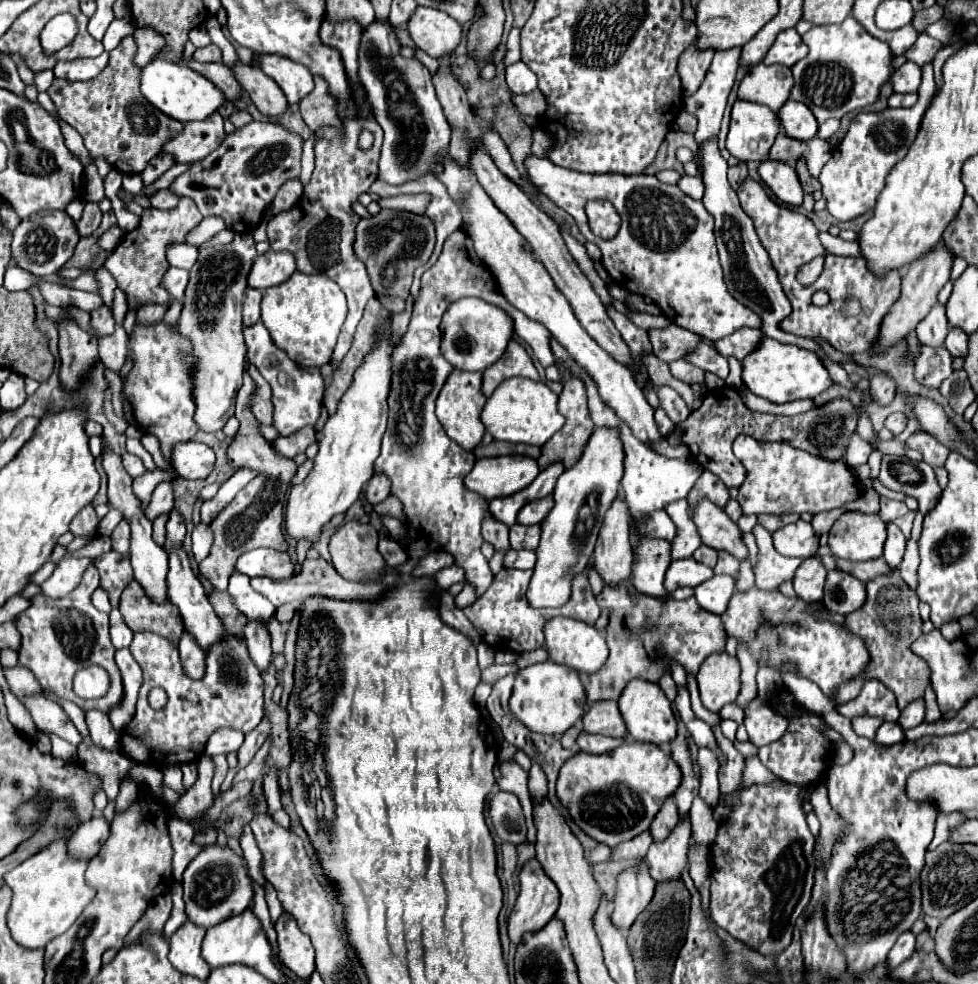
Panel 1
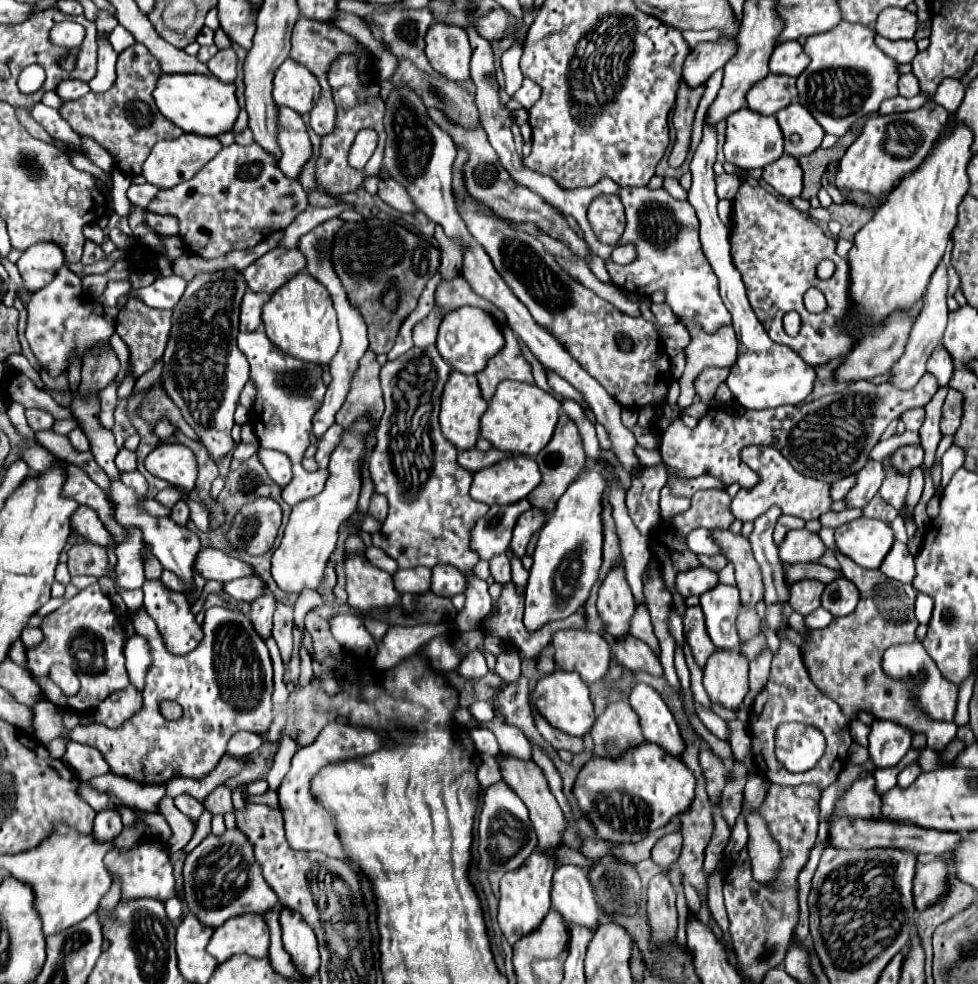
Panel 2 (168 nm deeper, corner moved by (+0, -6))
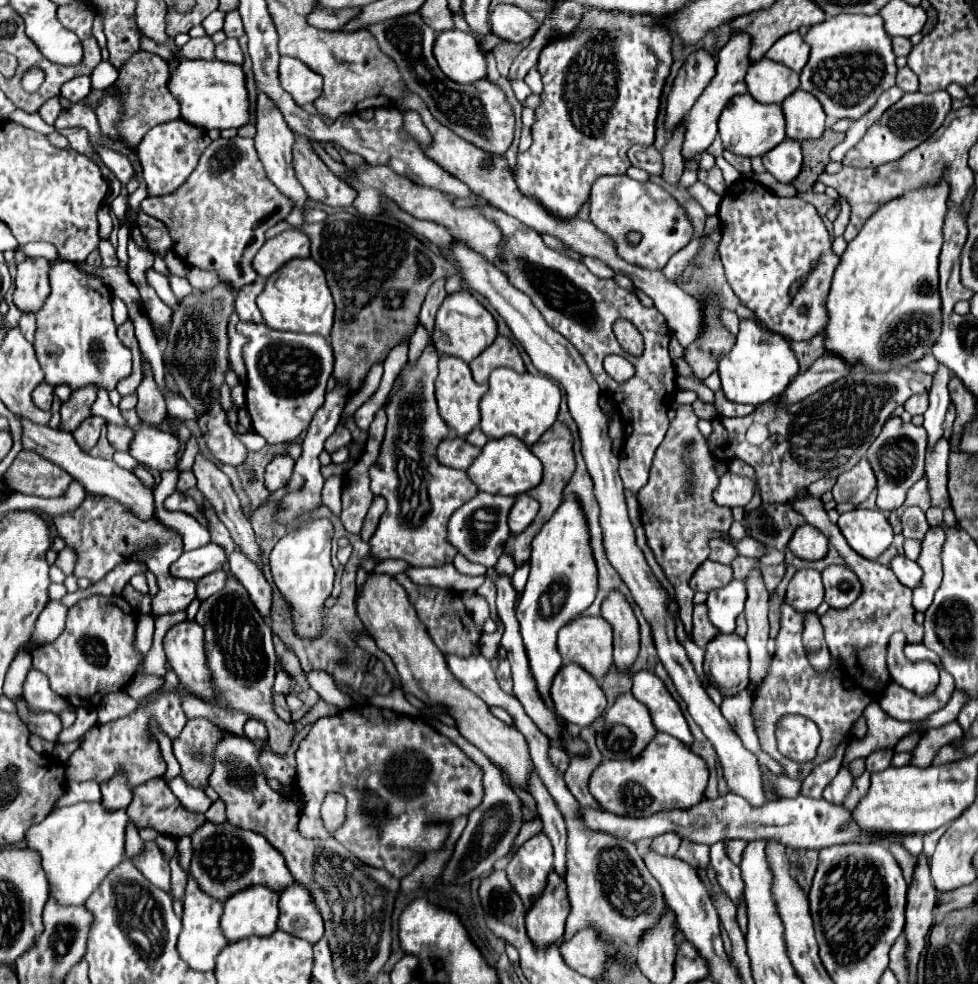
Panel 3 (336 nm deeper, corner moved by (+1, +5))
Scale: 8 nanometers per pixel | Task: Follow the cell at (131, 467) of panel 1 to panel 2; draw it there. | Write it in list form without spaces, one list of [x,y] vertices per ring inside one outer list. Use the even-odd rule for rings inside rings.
[[[121,448],[121,450],[117,452],[115,464],[117,464],[117,468],[119,468],[121,472],[125,472],[125,470],[135,470],[135,468],[137,468],[137,456],[135,456],[135,452],[131,452],[131,450],[127,450],[127,448]]]

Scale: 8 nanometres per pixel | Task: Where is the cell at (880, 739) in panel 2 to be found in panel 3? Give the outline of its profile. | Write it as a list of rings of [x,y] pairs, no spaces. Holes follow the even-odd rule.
[[[876,749],[868,755],[866,759],[866,771],[874,773],[874,771],[884,771],[890,767],[894,757],[894,749]]]

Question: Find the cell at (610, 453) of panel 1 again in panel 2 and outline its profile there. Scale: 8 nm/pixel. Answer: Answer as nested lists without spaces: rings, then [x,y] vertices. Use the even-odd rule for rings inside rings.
[[[593,462],[587,466],[579,480],[559,498],[555,512],[541,528],[539,542],[533,554],[533,568],[525,592],[525,628],[529,632],[541,630],[553,620],[563,620],[581,610],[589,598],[601,568],[601,494],[607,488],[601,476],[605,464]]]

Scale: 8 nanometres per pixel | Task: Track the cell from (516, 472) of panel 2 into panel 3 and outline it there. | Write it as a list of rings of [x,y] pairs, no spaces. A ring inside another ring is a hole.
[[[506,435],[504,439],[490,439],[482,447],[482,453],[468,467],[468,477],[480,491],[516,497],[536,487],[542,481],[542,463],[540,459],[534,457],[534,453],[520,439]]]

